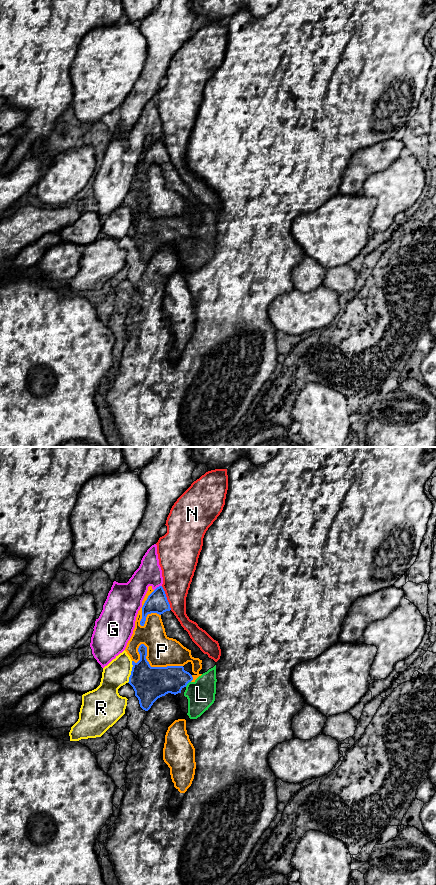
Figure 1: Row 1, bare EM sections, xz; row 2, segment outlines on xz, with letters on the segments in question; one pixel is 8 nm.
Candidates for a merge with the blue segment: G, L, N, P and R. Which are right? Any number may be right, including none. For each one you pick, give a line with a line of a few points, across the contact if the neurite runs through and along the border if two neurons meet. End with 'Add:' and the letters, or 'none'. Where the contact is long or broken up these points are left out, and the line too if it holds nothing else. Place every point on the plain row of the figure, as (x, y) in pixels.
L: line xz (156, 234), (187, 235), (196, 244), (201, 246)
Add: L

